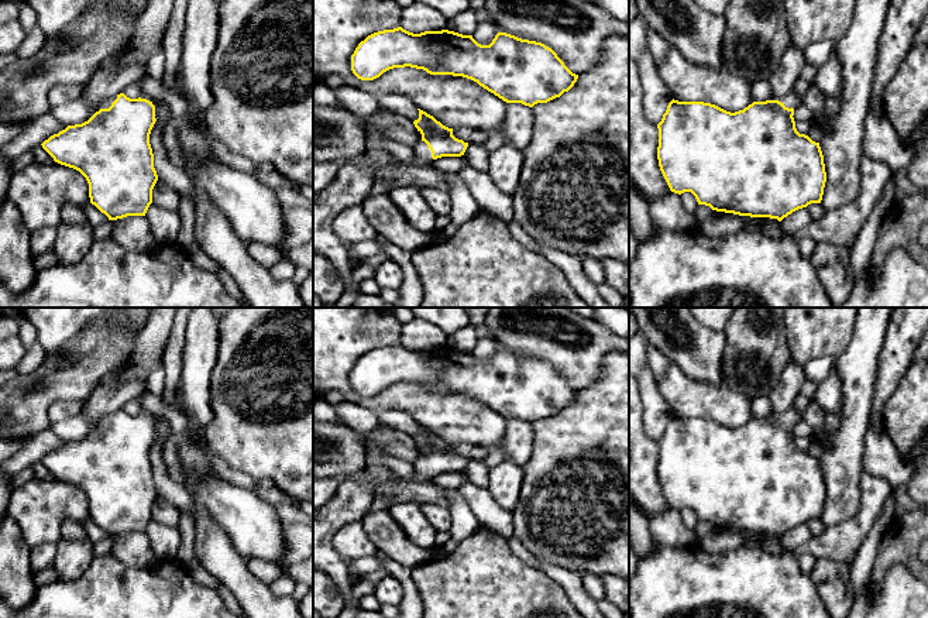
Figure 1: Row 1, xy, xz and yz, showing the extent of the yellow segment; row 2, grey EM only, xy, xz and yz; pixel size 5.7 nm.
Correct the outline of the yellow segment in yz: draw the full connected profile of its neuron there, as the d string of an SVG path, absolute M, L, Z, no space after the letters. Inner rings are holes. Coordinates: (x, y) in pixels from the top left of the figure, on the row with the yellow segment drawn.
M794 90L779 100L753 102L735 113L711 103L673 99L657 124L657 159L670 190L678 195L691 192L698 205L716 212L779 222L811 203L821 203L826 182L824 155L819 143L797 131L793 117L794 110L802 103L802 97Z

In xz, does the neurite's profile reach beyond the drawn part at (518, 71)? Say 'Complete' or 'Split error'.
Complete

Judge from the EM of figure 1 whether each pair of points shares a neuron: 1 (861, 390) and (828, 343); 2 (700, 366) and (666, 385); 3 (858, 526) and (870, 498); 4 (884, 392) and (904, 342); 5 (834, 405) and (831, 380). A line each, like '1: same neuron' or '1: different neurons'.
1: different neurons
2: different neurons
3: same neuron
4: same neuron
5: same neuron

